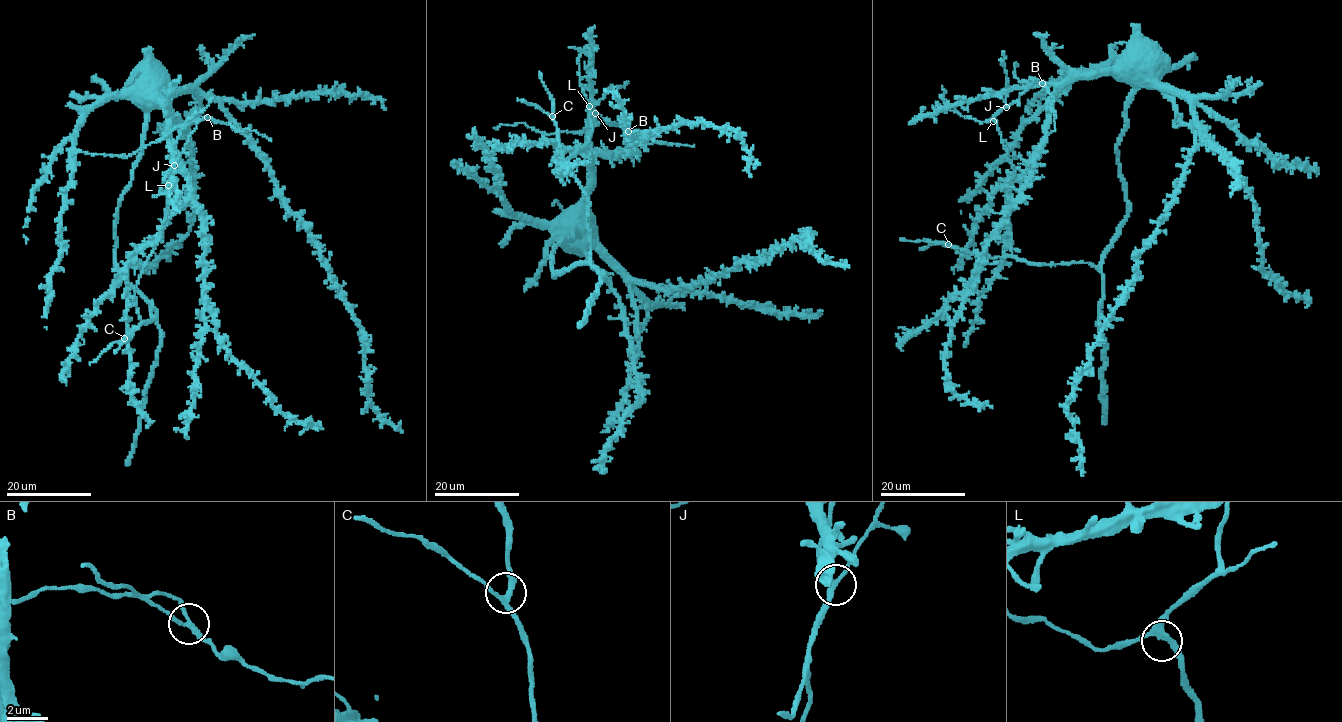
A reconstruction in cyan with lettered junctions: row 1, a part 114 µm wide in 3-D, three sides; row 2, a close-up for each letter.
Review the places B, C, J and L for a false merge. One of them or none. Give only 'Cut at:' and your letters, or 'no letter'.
Cut at: B

